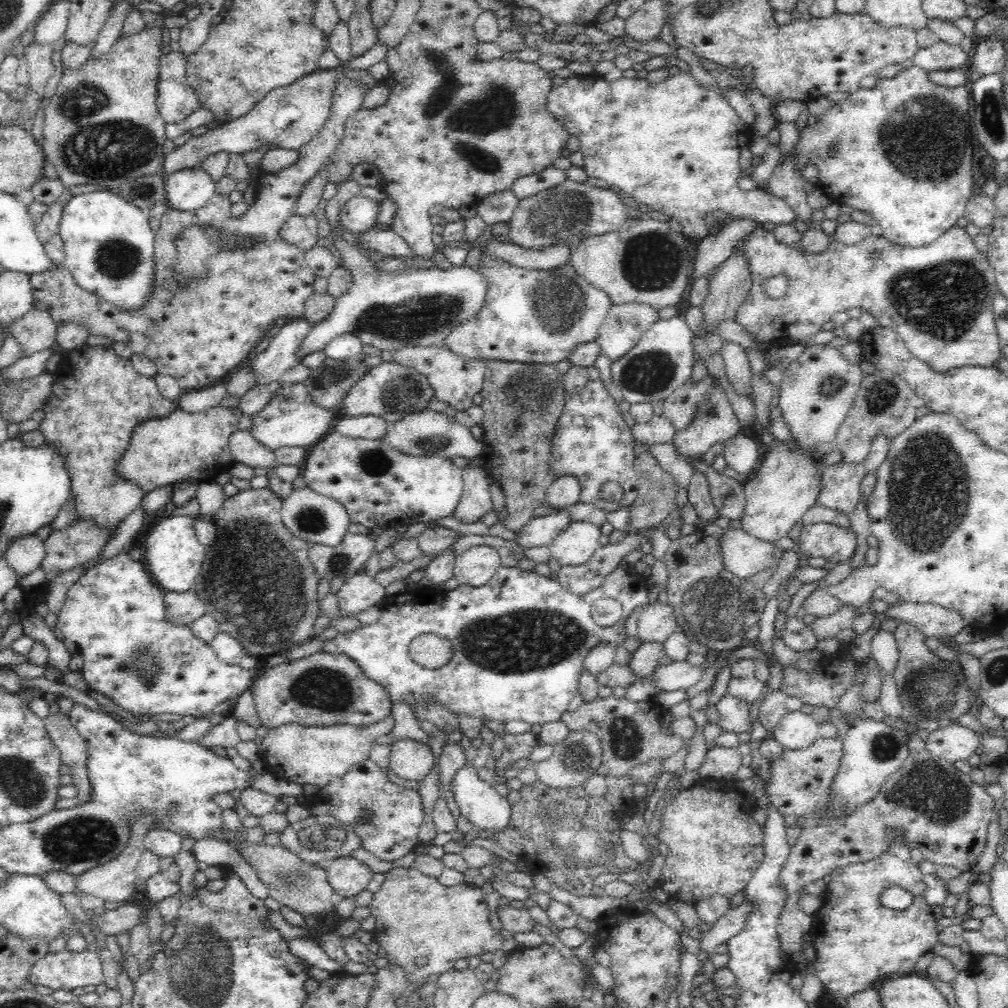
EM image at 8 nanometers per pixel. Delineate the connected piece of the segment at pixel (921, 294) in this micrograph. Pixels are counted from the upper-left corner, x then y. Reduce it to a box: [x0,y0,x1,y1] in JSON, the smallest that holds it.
[735,225,1003,372]

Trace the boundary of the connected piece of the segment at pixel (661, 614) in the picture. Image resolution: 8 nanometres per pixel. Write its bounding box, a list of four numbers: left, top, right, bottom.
[638,601,680,643]

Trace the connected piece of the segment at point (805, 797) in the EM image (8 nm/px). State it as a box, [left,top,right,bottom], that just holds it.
[766,736,843,817]

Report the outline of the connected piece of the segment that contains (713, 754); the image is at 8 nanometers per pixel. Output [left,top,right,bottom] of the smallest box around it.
[696,746,741,780]

